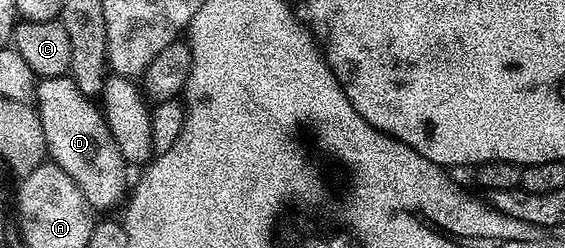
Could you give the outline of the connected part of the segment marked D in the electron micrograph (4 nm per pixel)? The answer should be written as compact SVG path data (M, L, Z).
M71 75L49 76L37 83L34 107L40 114L51 163L70 174L78 190L82 190L88 205L94 210L112 208L115 204L123 205L130 188L129 169L97 101L82 94Z

